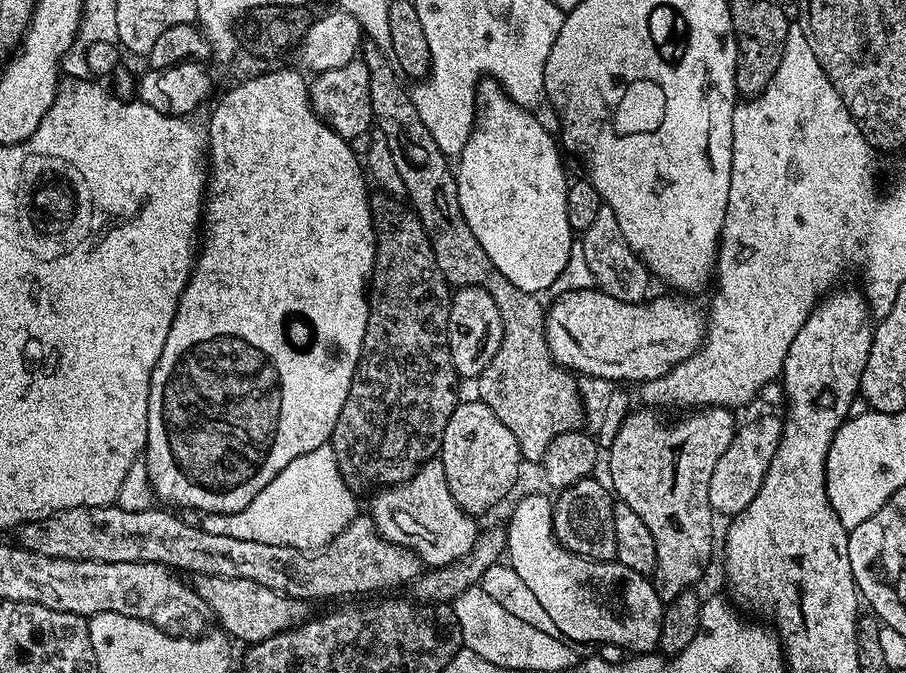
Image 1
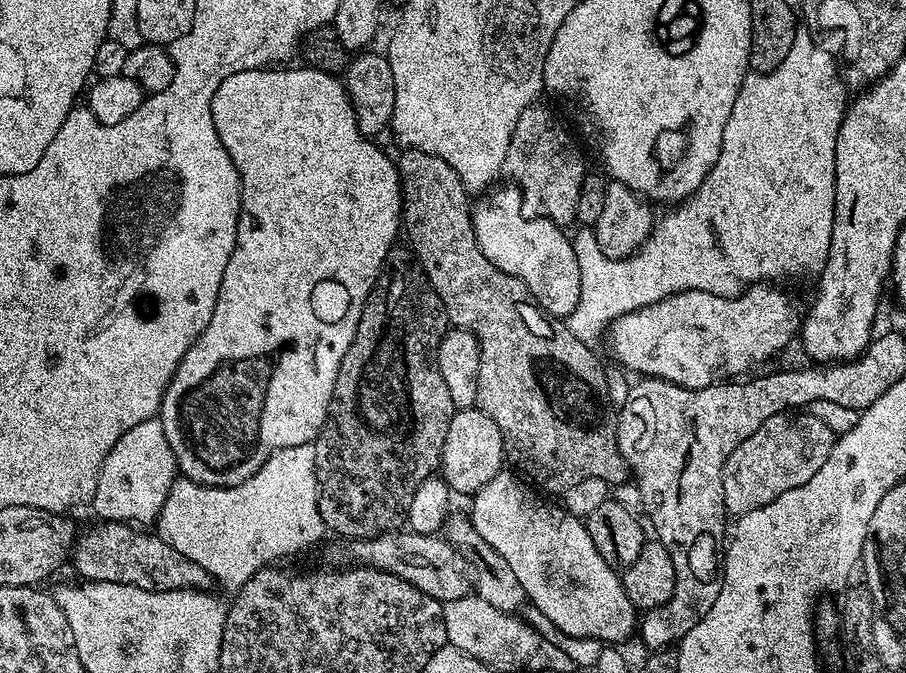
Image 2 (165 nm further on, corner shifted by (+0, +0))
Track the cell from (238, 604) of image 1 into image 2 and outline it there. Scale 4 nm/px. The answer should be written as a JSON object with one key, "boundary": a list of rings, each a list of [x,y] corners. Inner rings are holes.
{"boundary":[[[118,521],[96,522],[93,528],[79,533],[76,543],[72,545],[70,564],[76,567],[81,581],[114,582],[134,586],[138,590],[151,592],[173,592],[195,588],[204,590],[209,587],[210,577],[198,562],[190,562],[174,546],[170,546],[159,534],[141,530],[131,523]]]}

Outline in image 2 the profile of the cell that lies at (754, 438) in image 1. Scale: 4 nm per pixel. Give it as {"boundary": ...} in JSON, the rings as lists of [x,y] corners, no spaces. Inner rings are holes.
{"boundary":[[[774,412],[726,458],[722,474],[725,513],[733,512],[736,518],[750,514],[750,510],[758,510],[758,506],[766,506],[766,502],[774,502],[774,498],[810,482],[822,470],[822,462],[830,458],[830,450],[836,444],[837,433],[810,413]]]}

